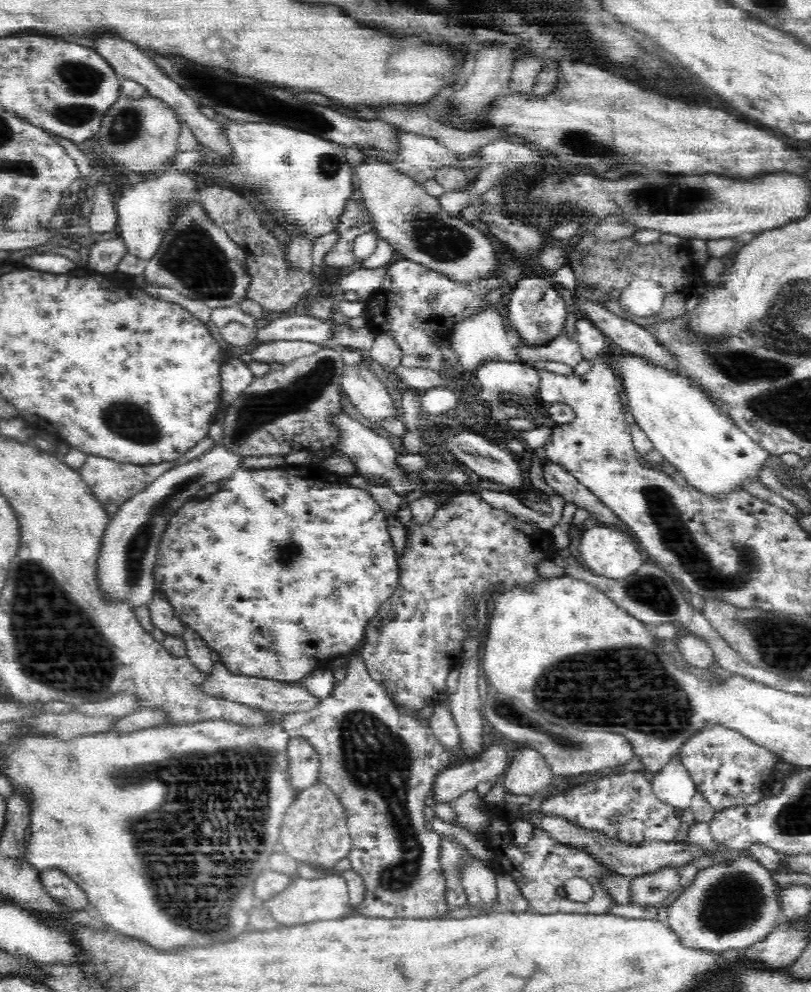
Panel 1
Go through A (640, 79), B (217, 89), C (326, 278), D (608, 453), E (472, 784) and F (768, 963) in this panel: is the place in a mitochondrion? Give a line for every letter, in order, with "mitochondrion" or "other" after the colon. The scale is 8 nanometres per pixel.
A: other
B: mitochondrion
C: other
D: mitochondrion
E: other
F: other

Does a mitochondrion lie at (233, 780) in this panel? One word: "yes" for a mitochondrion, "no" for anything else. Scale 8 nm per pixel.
yes

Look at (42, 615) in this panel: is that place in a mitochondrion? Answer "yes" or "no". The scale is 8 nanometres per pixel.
yes

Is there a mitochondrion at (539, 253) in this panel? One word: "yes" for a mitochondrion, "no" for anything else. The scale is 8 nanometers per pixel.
no

